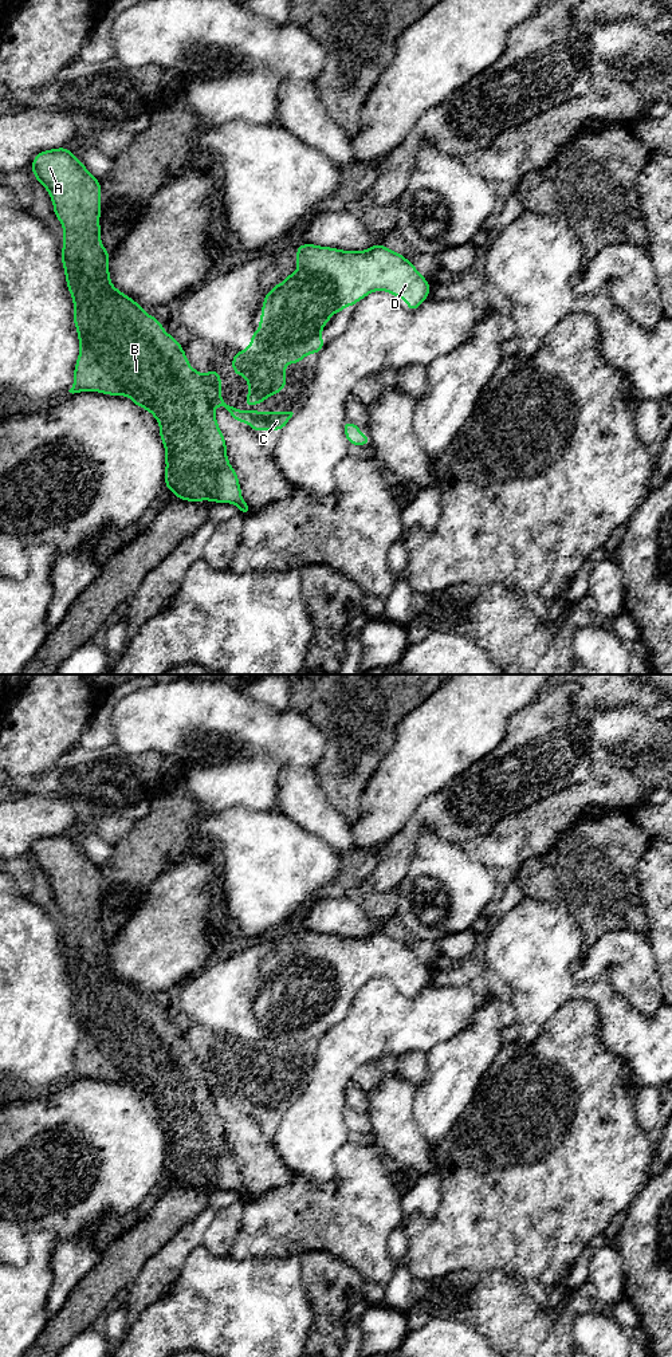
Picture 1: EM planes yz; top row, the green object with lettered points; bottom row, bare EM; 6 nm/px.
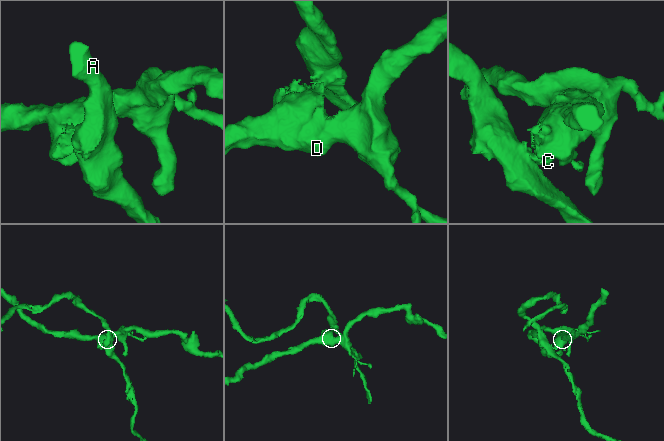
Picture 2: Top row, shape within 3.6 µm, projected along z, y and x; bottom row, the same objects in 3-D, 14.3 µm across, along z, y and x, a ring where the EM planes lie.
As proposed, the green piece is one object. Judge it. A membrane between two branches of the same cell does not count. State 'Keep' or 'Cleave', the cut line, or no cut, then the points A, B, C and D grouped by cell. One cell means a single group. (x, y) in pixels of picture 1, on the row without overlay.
Cleave. Split along yz (251, 1033), (278, 1033), (293, 1041), (303, 1042). Groups: A B C / D

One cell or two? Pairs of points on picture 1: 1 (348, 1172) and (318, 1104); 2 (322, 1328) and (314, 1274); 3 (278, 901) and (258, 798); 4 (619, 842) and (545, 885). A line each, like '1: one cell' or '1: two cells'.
1: two cells
2: one cell
3: two cells
4: one cell

